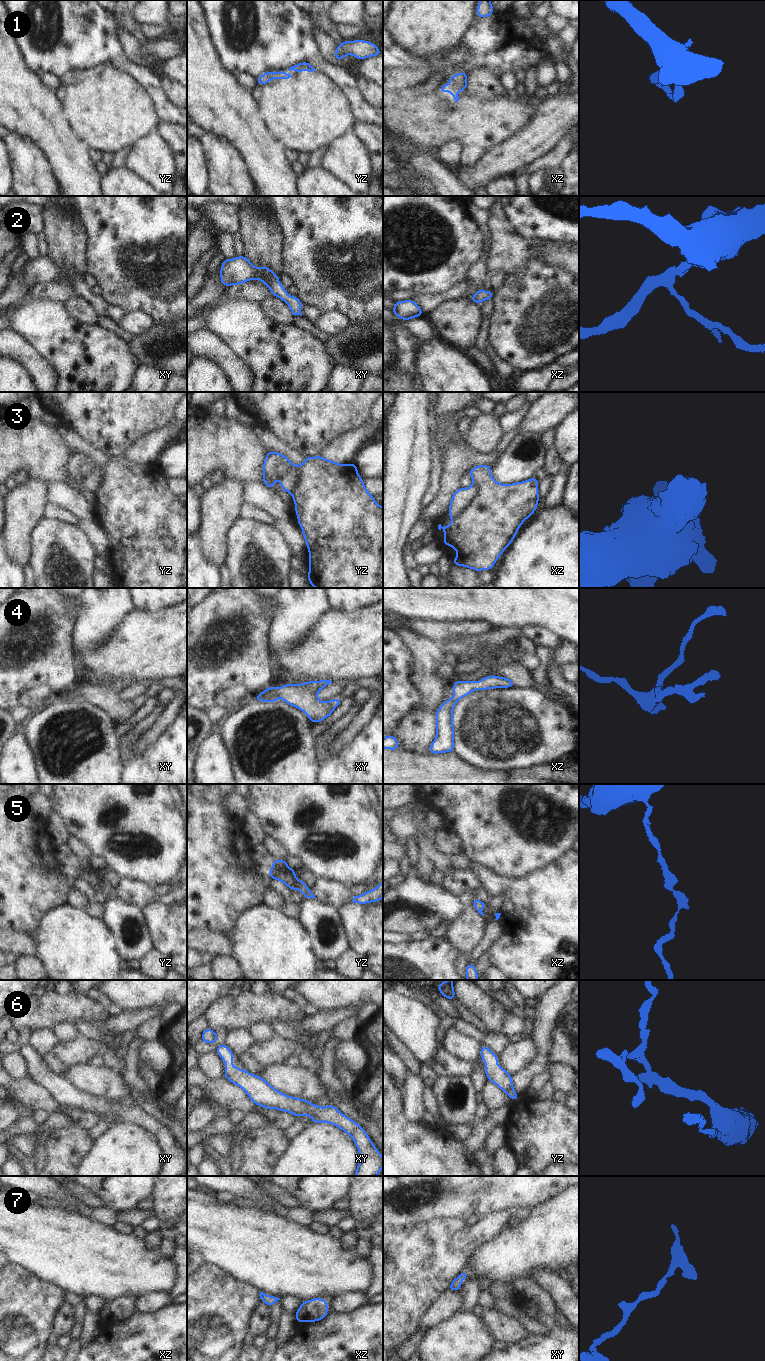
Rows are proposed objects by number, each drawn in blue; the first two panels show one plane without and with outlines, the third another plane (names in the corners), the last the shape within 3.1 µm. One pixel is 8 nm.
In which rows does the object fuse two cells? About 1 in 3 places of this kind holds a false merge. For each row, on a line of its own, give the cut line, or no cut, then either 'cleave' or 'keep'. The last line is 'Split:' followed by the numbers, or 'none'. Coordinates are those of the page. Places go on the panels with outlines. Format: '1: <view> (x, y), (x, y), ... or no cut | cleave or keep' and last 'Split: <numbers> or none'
1: no cut | keep
2: no cut | keep
3: yz (294, 466), (297, 470), (298, 478), (290, 493) | cleave
4: no cut | keep
5: no cut | keep
6: no cut | keep
7: no cut | keep
Split: 3

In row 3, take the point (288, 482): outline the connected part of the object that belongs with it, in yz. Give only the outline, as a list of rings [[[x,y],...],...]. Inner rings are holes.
[[[293,467],[288,470],[287,473],[280,479],[282,490],[291,493],[291,490],[295,488],[298,476],[297,468]]]

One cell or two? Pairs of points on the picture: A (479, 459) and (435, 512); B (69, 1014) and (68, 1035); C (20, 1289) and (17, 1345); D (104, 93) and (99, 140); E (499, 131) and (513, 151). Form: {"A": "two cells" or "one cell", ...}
{"A": "one cell", "B": "two cells", "C": "one cell", "D": "one cell", "E": "two cells"}

